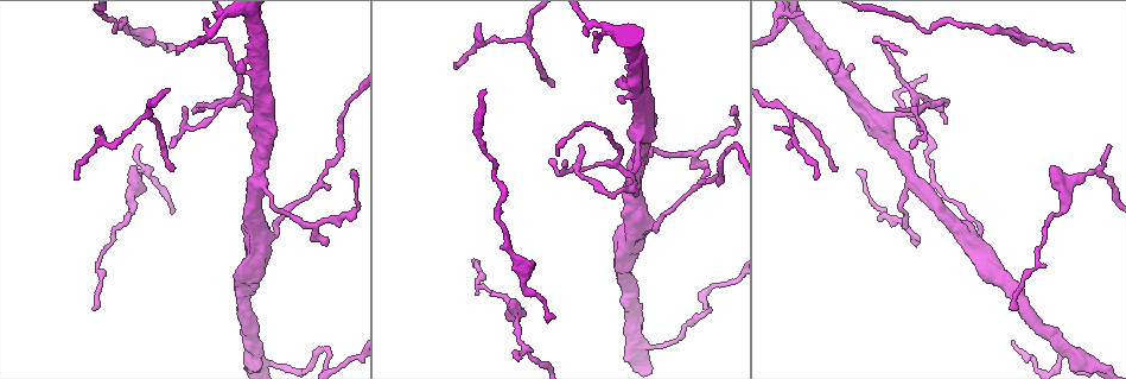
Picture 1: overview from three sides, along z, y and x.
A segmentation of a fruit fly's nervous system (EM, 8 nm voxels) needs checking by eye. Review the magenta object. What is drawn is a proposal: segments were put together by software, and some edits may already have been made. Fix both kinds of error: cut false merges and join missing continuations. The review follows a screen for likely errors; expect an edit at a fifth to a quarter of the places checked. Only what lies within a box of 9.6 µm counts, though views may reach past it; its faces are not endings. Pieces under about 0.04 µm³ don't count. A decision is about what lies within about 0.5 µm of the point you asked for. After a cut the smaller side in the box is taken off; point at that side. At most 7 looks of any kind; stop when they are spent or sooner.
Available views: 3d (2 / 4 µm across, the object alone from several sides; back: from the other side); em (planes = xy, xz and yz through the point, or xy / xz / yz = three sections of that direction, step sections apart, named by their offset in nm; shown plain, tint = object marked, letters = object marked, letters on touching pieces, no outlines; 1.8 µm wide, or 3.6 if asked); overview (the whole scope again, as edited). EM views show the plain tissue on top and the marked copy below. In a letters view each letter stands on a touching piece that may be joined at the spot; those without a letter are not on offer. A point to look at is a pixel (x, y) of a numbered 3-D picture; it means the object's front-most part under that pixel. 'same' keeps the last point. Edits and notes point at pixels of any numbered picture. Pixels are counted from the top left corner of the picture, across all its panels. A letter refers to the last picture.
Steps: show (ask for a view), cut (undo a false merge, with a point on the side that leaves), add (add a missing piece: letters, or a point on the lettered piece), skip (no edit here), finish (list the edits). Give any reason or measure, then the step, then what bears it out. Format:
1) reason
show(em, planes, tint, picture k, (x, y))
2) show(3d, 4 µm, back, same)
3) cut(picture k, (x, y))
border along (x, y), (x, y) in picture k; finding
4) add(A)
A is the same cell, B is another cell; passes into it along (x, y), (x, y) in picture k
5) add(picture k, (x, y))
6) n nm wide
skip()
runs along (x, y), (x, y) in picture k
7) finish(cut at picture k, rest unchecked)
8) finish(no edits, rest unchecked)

branch point
show(3d, 4 µm, picture 1, (970, 237))

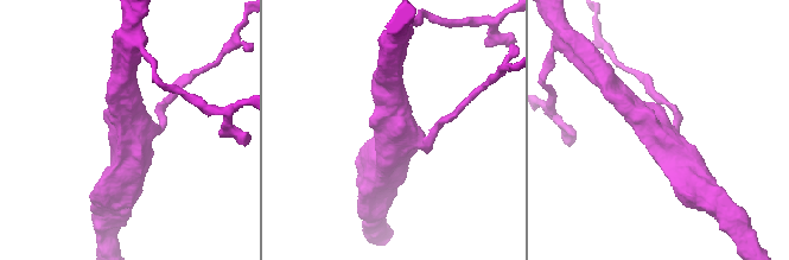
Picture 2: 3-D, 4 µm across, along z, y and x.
3 arms; need the tissue
show(em, 3.6 µm, planes, letters, picture 2, (658, 132))

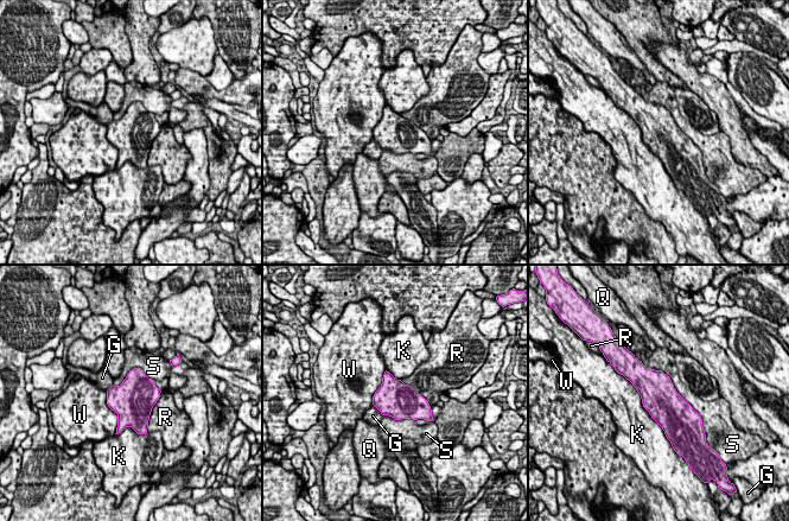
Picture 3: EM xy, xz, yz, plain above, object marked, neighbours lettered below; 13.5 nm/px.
skip()
G, K, Q, R, S and W are other cells; border along (641, 362), (661, 369), (699, 414) in picture 3; all the same neuron

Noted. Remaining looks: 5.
tapers out
show(em, yz, step 4, letters, picture 1, (518, 358))

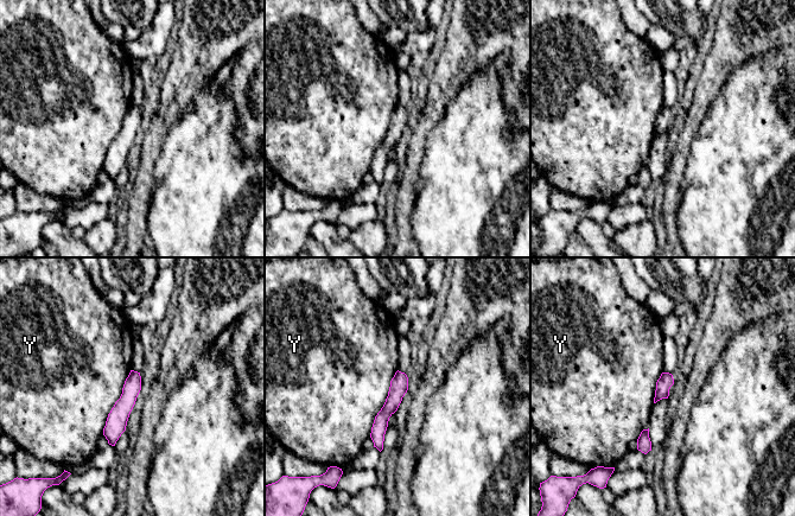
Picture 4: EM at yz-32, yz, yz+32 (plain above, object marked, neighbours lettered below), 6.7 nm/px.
another direction
show(em, planes, letters, same)

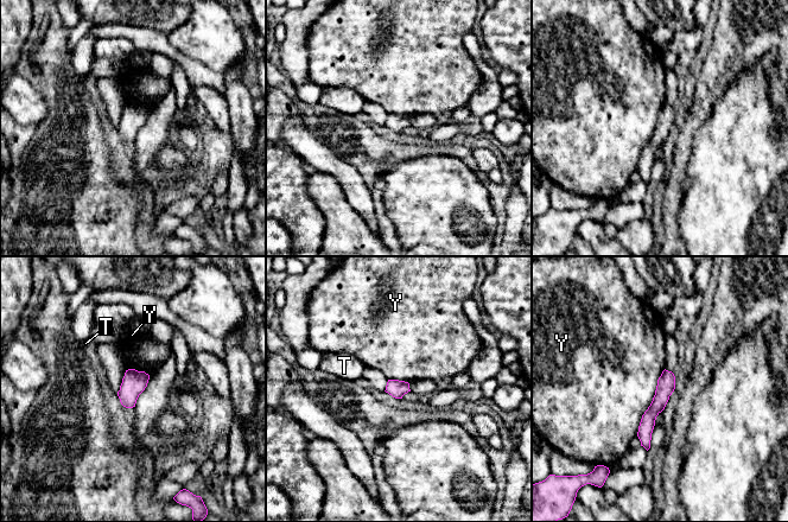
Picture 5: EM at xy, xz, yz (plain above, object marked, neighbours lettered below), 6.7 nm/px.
skip()
T and Y are other cells; runs along (668, 374), (648, 418), (647, 445) in picture 5; no lettered piece goes on from it

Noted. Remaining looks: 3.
tapers out
show(em, planes, letters, picture 1, (583, 32))

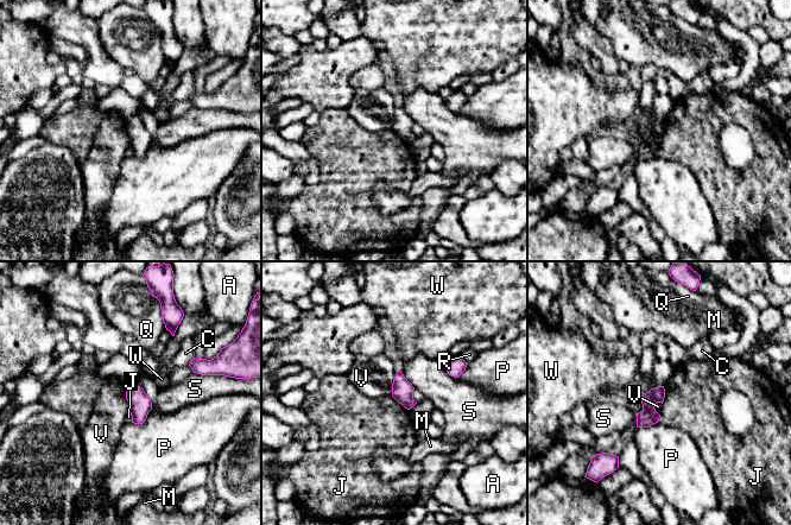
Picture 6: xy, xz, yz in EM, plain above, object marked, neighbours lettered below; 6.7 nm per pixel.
skip()
A, C, J, M, P, Q, R, S, V and W are other cells; border along (664, 386), (664, 400), (662, 403) in picture 6; none of them fits

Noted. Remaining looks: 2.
finish(no edits, rest unchecked)

